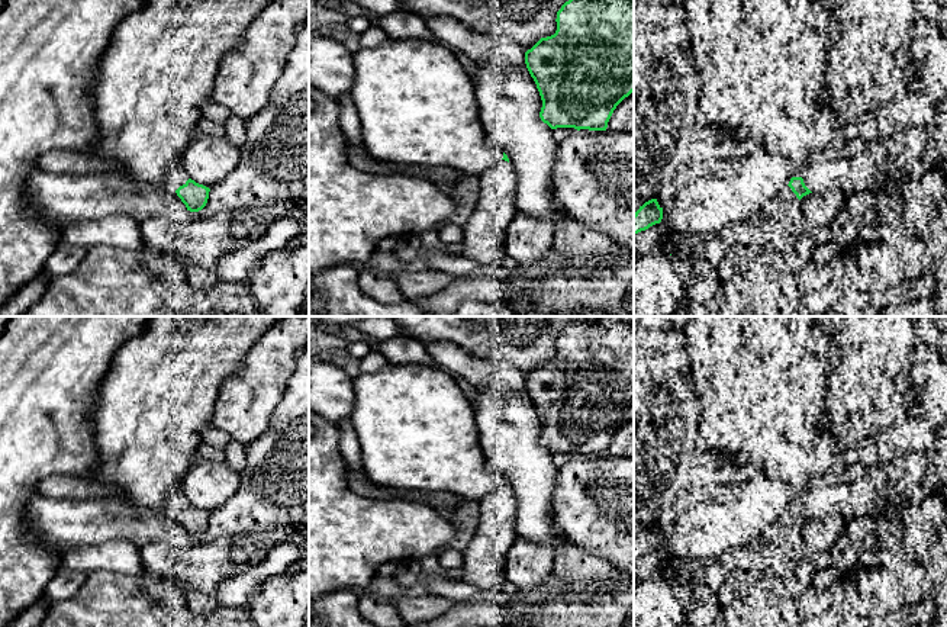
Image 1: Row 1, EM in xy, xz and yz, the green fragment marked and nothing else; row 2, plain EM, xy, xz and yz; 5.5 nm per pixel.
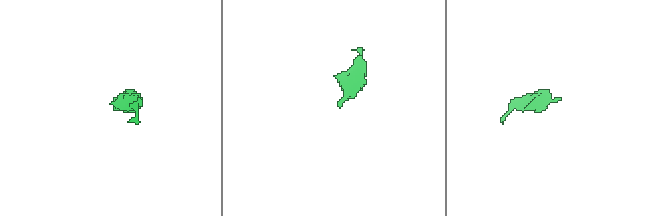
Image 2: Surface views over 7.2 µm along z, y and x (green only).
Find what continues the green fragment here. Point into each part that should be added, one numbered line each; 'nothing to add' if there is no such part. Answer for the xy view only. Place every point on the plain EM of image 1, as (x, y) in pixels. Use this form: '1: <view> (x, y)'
1: xy (176, 501)

